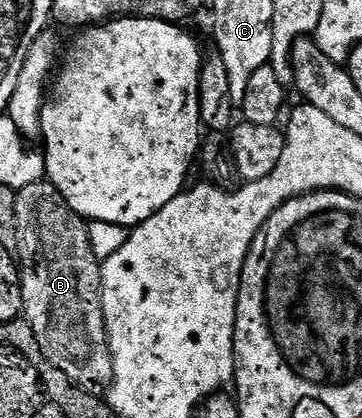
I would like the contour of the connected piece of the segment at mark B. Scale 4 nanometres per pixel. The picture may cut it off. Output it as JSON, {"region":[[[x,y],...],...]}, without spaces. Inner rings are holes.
{"region":[[[45,180],[26,184],[16,191],[16,227],[20,237],[16,250],[24,301],[23,317],[30,328],[34,328],[34,336],[38,336],[42,352],[46,360],[54,364],[54,368],[62,368],[62,372],[70,376],[75,386],[80,386],[91,394],[103,395],[113,383],[114,368],[100,299],[102,264],[94,256],[94,248],[90,248],[88,222],[81,214],[74,212],[70,204],[66,204],[62,192],[58,192],[52,182]]]}

